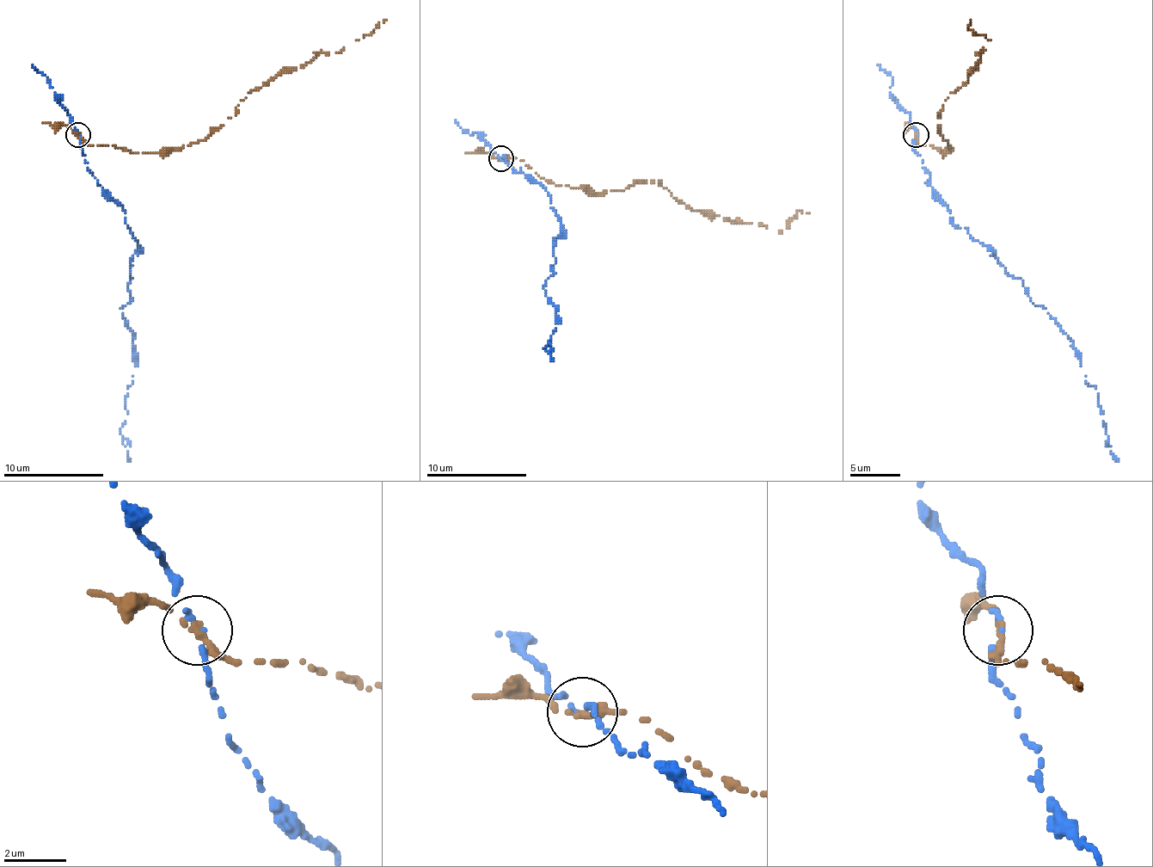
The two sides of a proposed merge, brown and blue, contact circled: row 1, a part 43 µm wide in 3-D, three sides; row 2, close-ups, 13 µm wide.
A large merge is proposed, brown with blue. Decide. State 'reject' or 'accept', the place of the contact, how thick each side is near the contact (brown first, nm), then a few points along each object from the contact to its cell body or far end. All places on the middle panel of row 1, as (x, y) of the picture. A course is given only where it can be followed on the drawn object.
reject | (501, 158) | 220/190 nm | brown via (500, 157), (516, 157), (555, 185), (604, 193), (659, 180), (694, 210), (779, 230), (799, 210), (809, 212) | blue via (503, 160), (548, 193), (561, 223), (553, 273), (543, 288), (558, 323), (550, 346), (543, 348), (553, 361)

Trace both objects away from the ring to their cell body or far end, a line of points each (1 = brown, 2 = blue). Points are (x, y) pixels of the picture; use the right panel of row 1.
1: (915, 135), (915, 145), (942, 152), (950, 148), (937, 113), (967, 80), (988, 39), (967, 27), (970, 20)
2: (917, 135), (915, 150), (950, 220), (1023, 280), (1030, 301), (1065, 333), (1095, 389), (1119, 461)

